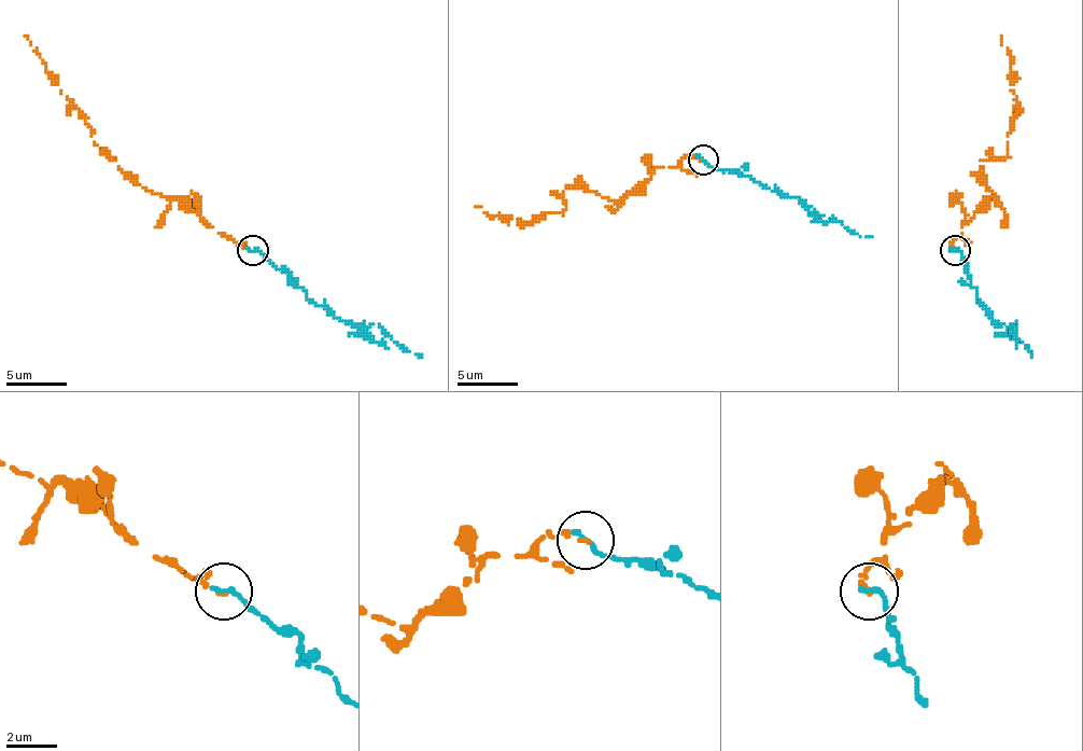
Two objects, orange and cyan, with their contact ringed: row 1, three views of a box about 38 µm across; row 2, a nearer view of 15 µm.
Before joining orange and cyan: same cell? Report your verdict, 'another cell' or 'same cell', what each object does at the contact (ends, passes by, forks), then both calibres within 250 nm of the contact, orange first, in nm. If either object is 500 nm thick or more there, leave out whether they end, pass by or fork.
same cell; orange ends; cyan ends; calibres 220 and 240 nm

